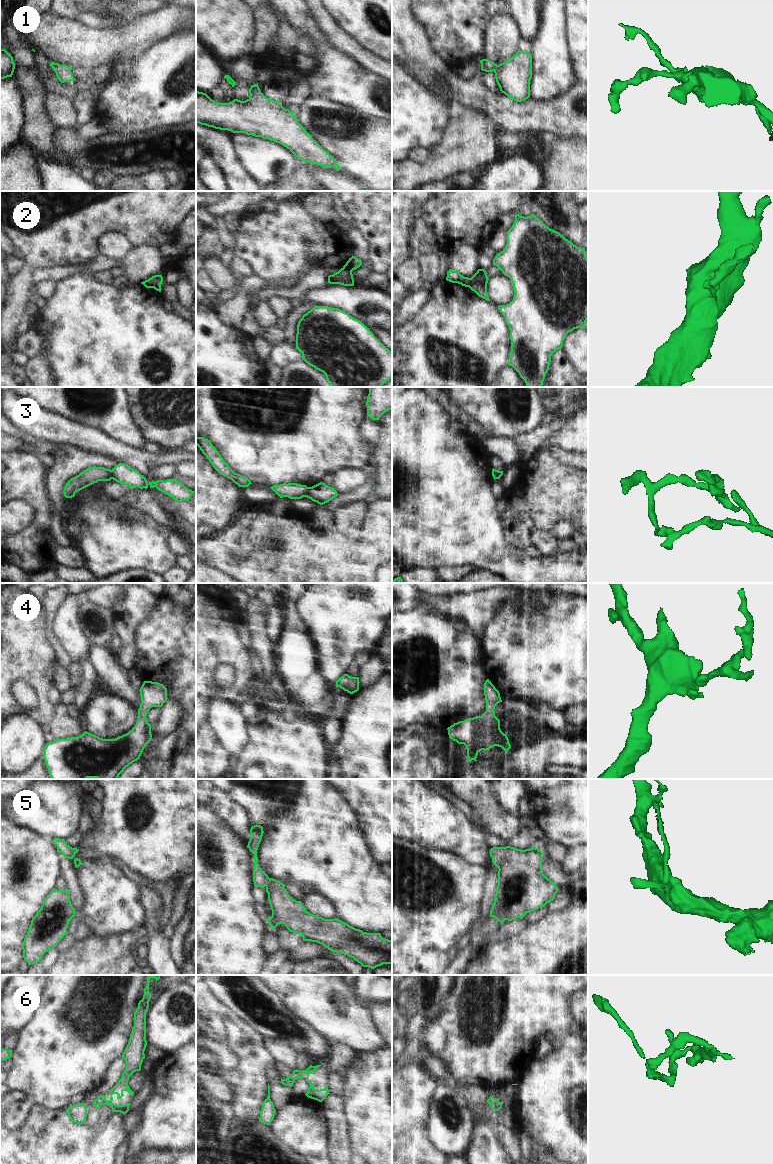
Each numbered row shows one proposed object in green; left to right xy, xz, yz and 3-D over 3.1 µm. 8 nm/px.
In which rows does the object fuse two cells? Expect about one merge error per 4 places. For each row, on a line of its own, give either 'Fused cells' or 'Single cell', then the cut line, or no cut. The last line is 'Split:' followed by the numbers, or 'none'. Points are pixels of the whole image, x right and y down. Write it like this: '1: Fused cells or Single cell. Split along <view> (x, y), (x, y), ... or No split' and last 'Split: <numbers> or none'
1: Single cell. No split
2: Fused cells. Split along xz (343, 267), (348, 267), (352, 270)
3: Fused cells. Split along xz (308, 487), (305, 496)
4: Single cell. No split
5: Single cell. No split
6: Single cell. No split
Split: 2, 3.

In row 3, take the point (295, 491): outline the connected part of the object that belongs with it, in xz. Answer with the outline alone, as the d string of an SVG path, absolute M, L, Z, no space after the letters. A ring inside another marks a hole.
M283 483L270 487L280 498L288 497L290 499L301 499L306 497L307 486L297 483Z

